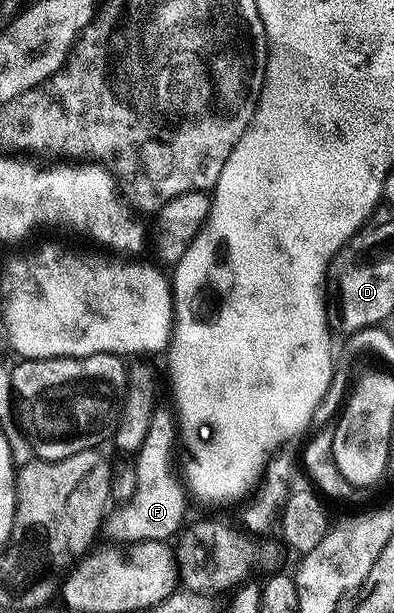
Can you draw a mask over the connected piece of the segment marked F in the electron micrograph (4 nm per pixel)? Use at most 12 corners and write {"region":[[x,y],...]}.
{"region":[[155,410],[132,466],[135,495],[104,523],[118,545],[170,541],[188,492],[176,419]]}

